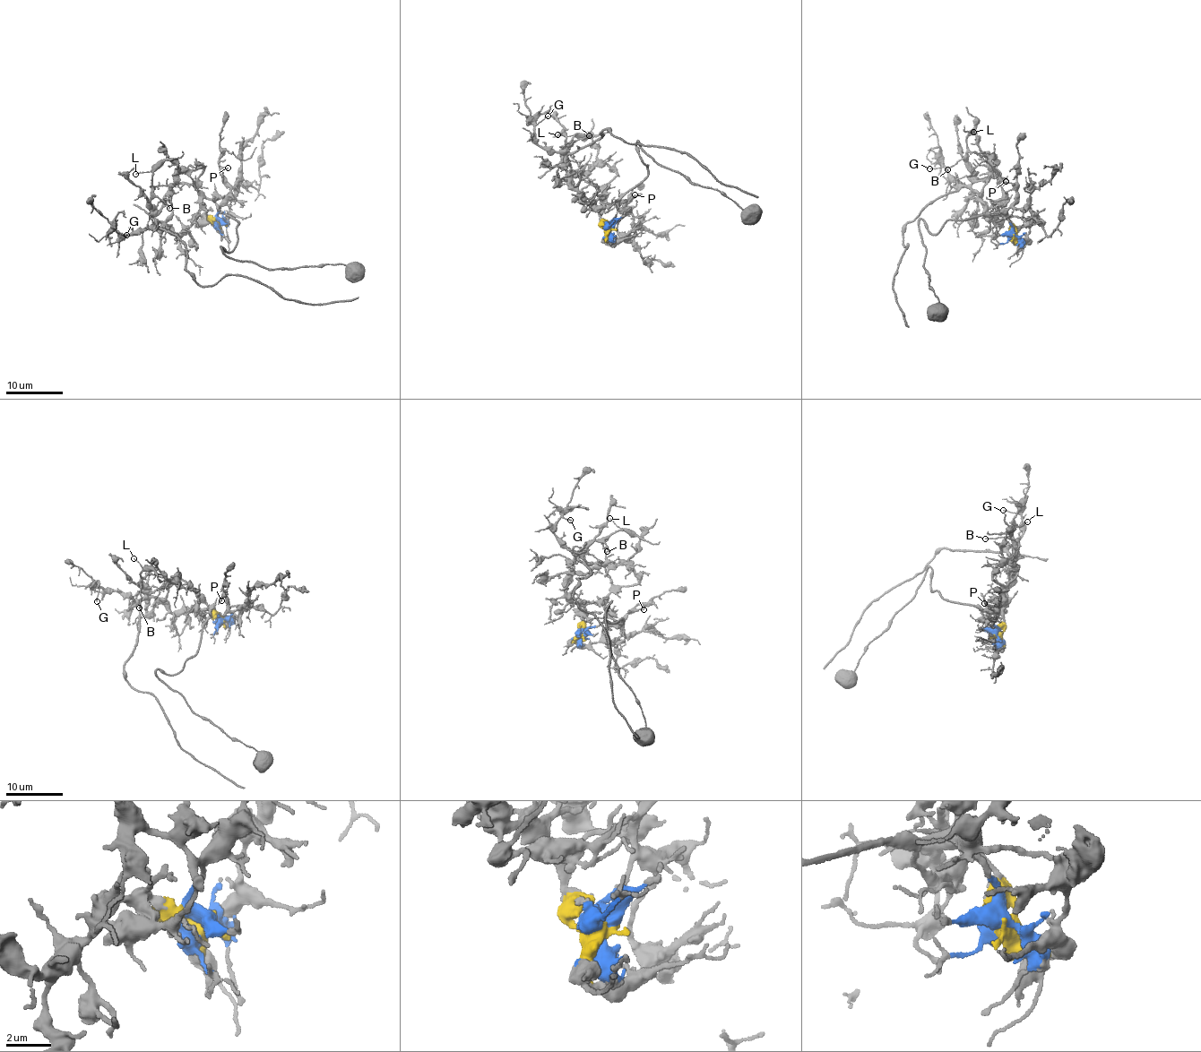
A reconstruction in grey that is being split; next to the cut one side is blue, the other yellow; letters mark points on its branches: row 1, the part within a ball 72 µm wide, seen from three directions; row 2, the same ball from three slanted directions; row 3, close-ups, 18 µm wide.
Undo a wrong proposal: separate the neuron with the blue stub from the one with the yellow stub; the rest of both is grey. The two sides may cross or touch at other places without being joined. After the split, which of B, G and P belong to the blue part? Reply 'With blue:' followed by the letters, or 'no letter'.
With blue: P

